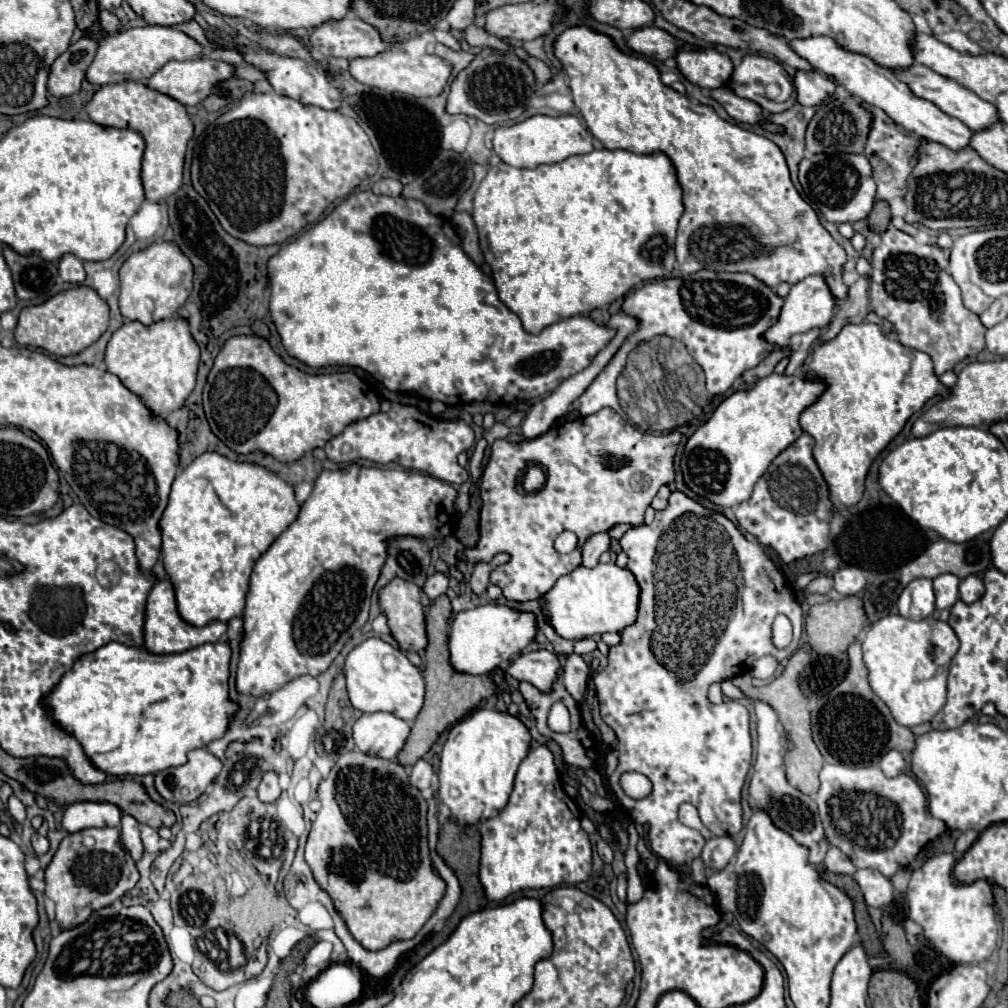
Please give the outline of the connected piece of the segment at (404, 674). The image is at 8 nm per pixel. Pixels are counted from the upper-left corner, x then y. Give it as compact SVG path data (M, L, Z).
M368 638L350 650L344 664L346 688L350 704L360 712L390 712L406 722L414 720L424 704L424 680L420 670L402 654L380 638Z

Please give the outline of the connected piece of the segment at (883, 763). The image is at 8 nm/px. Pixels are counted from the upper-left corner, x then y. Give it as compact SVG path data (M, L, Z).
M888 752L882 760L880 760L880 768L888 778L894 778L898 774L902 774L906 770L906 760L900 752Z

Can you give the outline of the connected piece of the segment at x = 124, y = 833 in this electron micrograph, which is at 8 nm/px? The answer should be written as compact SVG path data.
M122 816L120 840L122 840L124 848L130 852L130 856L134 860L140 860L144 848L142 848L142 840L140 840L140 824L138 824L138 820L134 820L132 816Z

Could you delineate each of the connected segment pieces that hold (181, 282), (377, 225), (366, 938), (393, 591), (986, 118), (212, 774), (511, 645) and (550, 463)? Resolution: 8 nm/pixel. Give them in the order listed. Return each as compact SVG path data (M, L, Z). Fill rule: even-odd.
M154 242L146 250L132 254L120 268L122 282L122 302L120 314L126 320L138 320L144 326L150 326L160 320L174 318L176 312L184 306L192 288L192 268L190 260L178 252L174 242Z
M356 192L356 194L352 194L352 196L348 196L344 202L340 202L322 222L318 222L316 226L312 226L308 232L304 232L302 236L298 236L296 240L292 240L292 242L288 242L288 244L284 244L270 260L268 260L268 282L270 282L270 316L272 316L272 322L274 322L274 326L276 326L276 330L278 330L278 334L280 334L280 338L282 338L282 344L284 344L284 348L286 348L286 352L292 356L292 358L296 358L296 360L300 360L300 362L304 362L306 366L310 366L310 368L324 368L324 366L350 366L350 368L362 368L362 370L366 370L368 374L372 374L378 382L382 382L388 390L392 390L392 392L416 392L416 394L420 394L422 398L426 398L426 400L440 400L440 402L444 402L446 406L454 406L454 404L468 404L468 402L498 402L498 400L512 400L512 398L536 398L536 396L544 396L544 394L548 394L548 392L552 392L558 384L560 384L560 380L564 380L564 378L568 378L570 374L574 374L574 372L582 372L588 364L590 364L590 360L614 338L614 330L608 330L608 328L604 328L604 326L598 326L598 324L594 324L588 316L572 316L572 318L566 318L566 320L560 320L560 322L556 322L556 324L550 324L550 326L546 326L540 334L528 334L524 328L522 328L522 324L520 324L520 320L518 320L518 316L508 308L508 306L504 306L504 302L498 298L498 292L496 292L496 286L494 286L494 282L492 282L492 278L490 276L486 276L464 252L462 252L462 246L460 246L460 240L458 240L458 234L454 232L454 228L452 228L452 224L446 220L446 218L440 218L440 216L434 216L434 214L430 214L428 212L428 208L422 204L422 202L418 202L418 200L406 200L406 198L402 198L402 196L396 196L396 198L390 198L390 196L376 196L374 192ZM468 380L470 380L470 390L494 390L494 392L470 392L468 390Z
M358 750L346 752L338 758L330 774L318 786L320 810L312 822L312 830L308 834L304 858L312 868L314 880L318 886L330 894L334 908L344 918L350 934L366 948L366 950L382 950L396 940L412 938L432 916L438 902L446 892L446 884L432 870L430 854L428 854L428 826L426 812L428 804L422 798L420 790L414 788L408 780L408 772L404 766L392 760L374 758L362 754ZM350 848L358 862L364 866L364 880L360 884L348 882L342 874L332 870L332 852Z
M394 578L378 592L378 602L398 646L422 652L426 648L426 628L420 588L408 580Z
M912 64L910 68L904 68L904 70L892 68L892 72L894 72L904 84L908 84L910 90L912 90L918 98L924 98L924 100L936 104L944 114L962 120L970 130L988 128L990 124L994 124L994 120L998 120L998 114L994 112L994 106L992 106L992 104L986 104L986 100L974 96L974 92L970 92L968 88L964 88L962 84L958 84L956 80L944 78L944 76L936 74L934 70L922 66L922 64Z
M204 748L188 754L188 762L176 768L166 768L154 774L154 786L164 800L176 804L194 802L214 782L222 764Z
M484 604L472 610L458 612L448 630L448 650L450 664L456 672L480 676L498 668L502 662L518 656L536 636L536 618L534 614L524 614L510 610L500 604Z
M602 408L592 416L558 424L546 434L532 440L524 440L520 444L496 440L492 444L492 454L480 482L482 508L480 508L478 542L474 548L464 548L462 552L458 552L456 558L474 566L478 562L490 562L492 556L496 556L498 552L508 552L512 556L510 562L490 572L490 584L498 586L504 592L506 600L512 602L538 600L556 584L560 576L570 574L574 568L582 564L580 548L592 534L608 532L616 524L630 526L644 524L644 512L650 506L652 498L656 496L658 488L662 484L674 482L674 454L678 442L680 434L676 430L668 434L642 432L640 428L628 424L612 408ZM604 442L616 442L618 452L602 452ZM530 462L546 470L546 482L538 492L520 490L520 477ZM564 530L570 530L578 536L578 546L570 554L558 554L554 550L554 538Z

